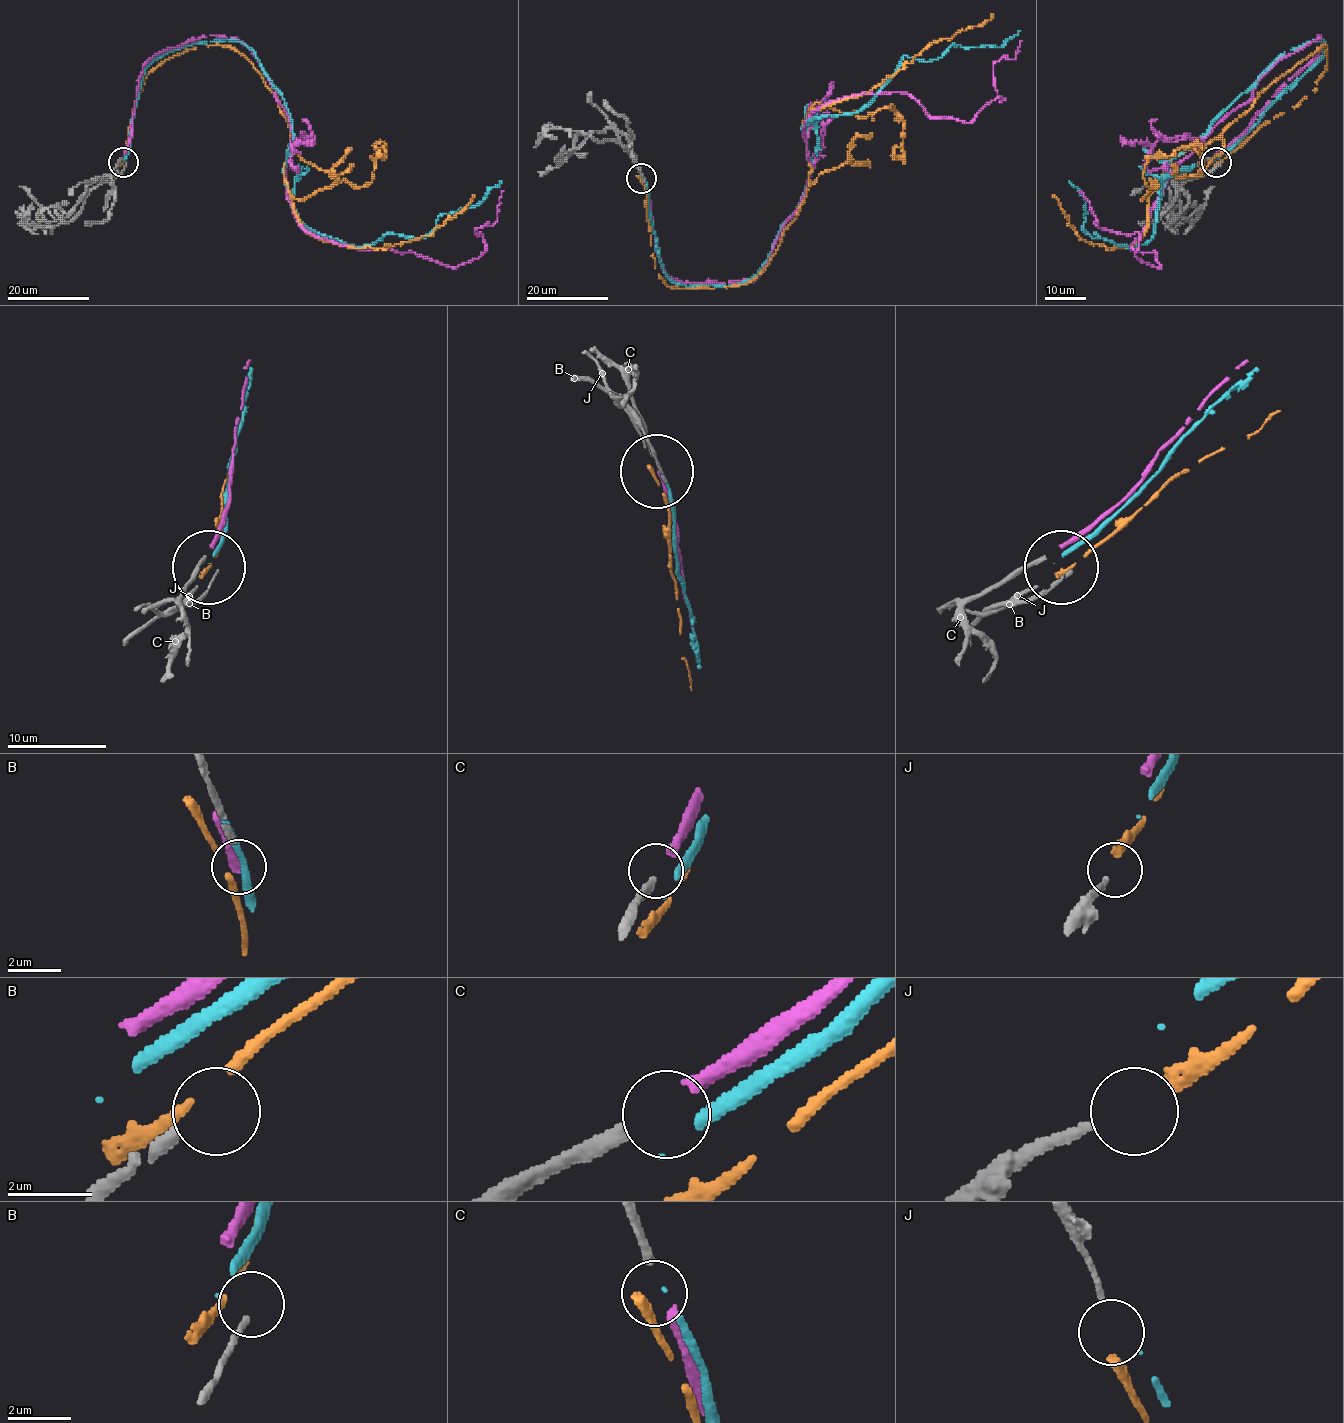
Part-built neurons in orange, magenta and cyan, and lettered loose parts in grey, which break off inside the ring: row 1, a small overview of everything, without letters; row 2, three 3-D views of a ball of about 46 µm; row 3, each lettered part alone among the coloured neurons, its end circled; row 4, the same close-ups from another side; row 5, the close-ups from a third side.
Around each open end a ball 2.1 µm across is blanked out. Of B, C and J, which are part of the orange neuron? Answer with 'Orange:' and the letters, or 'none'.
Orange: J

